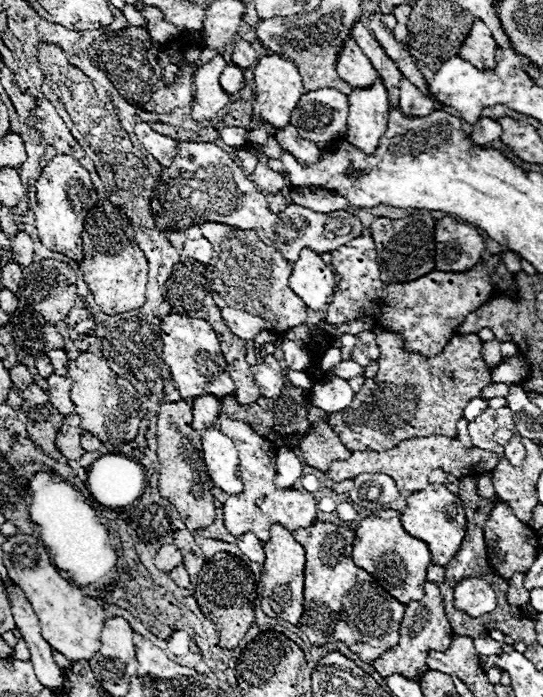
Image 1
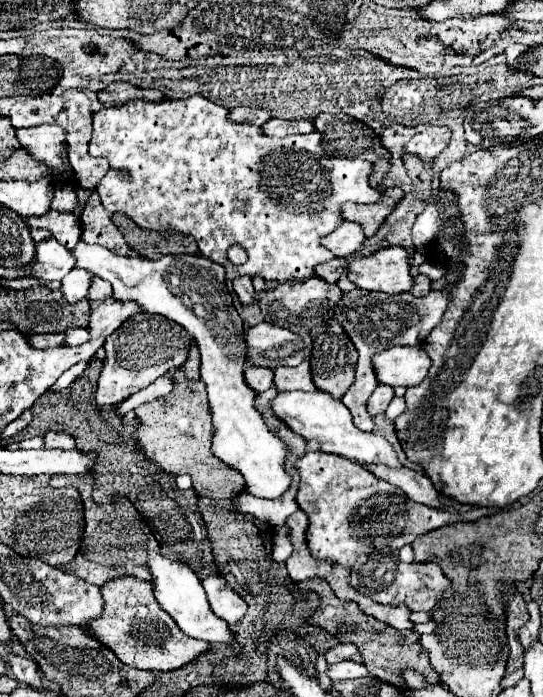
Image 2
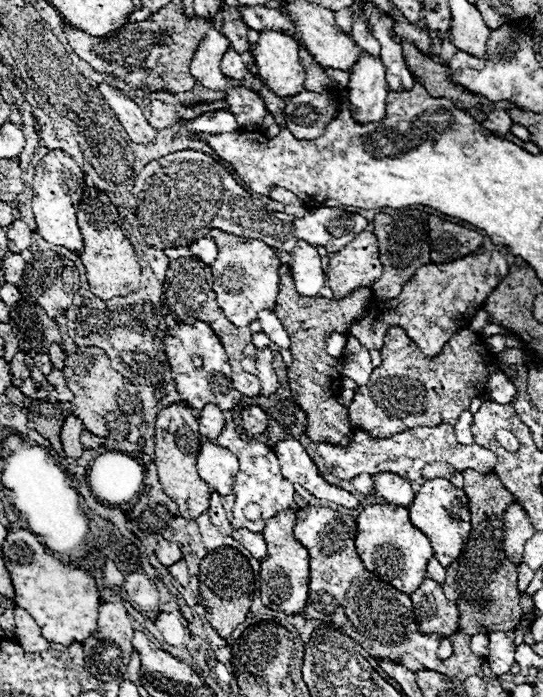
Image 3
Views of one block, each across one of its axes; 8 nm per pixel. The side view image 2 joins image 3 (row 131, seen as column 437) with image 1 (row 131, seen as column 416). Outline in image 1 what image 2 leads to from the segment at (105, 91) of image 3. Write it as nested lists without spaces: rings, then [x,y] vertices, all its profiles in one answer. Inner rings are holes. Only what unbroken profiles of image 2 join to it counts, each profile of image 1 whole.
[[[146,122],[134,124],[134,134],[136,134],[138,142],[140,142],[162,166],[168,166],[168,164],[170,164],[170,160],[172,160],[174,154],[176,154],[176,142],[174,142],[170,136],[164,136],[164,134],[154,132]]]

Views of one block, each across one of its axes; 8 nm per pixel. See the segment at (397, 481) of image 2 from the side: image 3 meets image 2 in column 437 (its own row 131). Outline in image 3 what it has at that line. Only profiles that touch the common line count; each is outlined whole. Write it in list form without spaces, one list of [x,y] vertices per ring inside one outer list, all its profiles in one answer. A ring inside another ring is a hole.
[[[492,110],[488,114],[488,118],[484,120],[484,126],[492,132],[492,134],[506,134],[508,128],[512,126],[512,120],[508,116],[506,110]]]

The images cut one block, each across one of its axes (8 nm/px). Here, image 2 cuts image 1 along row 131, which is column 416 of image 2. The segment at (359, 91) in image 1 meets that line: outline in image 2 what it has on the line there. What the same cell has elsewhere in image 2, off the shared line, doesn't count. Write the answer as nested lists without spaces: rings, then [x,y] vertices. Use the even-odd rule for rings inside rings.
[[[394,346],[374,356],[374,372],[380,384],[396,386],[418,386],[432,366],[430,356],[424,348]]]

